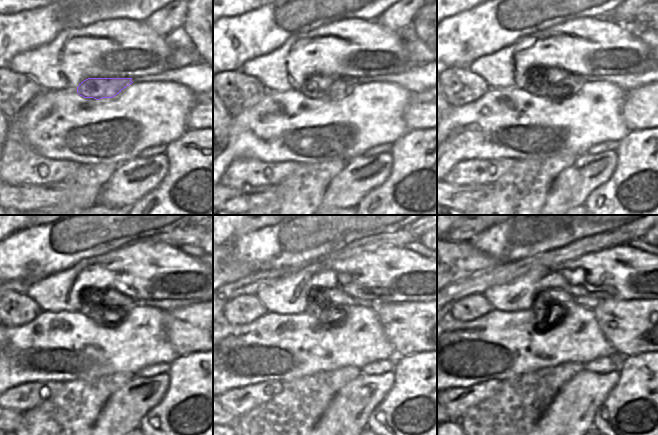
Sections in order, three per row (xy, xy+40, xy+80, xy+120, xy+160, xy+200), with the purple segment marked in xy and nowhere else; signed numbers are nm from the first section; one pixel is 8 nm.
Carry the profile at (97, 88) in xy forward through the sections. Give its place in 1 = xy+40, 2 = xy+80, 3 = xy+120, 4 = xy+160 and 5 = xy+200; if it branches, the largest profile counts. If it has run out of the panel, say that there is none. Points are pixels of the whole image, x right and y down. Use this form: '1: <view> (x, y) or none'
1: xy+40 (320, 87)
2: xy+80 (552, 83)
3: xy+120 (101, 307)
4: xy+160 (321, 304)
5: xy+200 (547, 300)

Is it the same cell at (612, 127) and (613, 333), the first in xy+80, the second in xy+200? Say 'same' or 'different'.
different

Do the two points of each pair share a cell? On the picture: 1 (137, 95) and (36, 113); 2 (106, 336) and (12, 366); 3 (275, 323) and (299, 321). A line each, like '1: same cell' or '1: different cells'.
1: same cell
2: same cell
3: same cell

